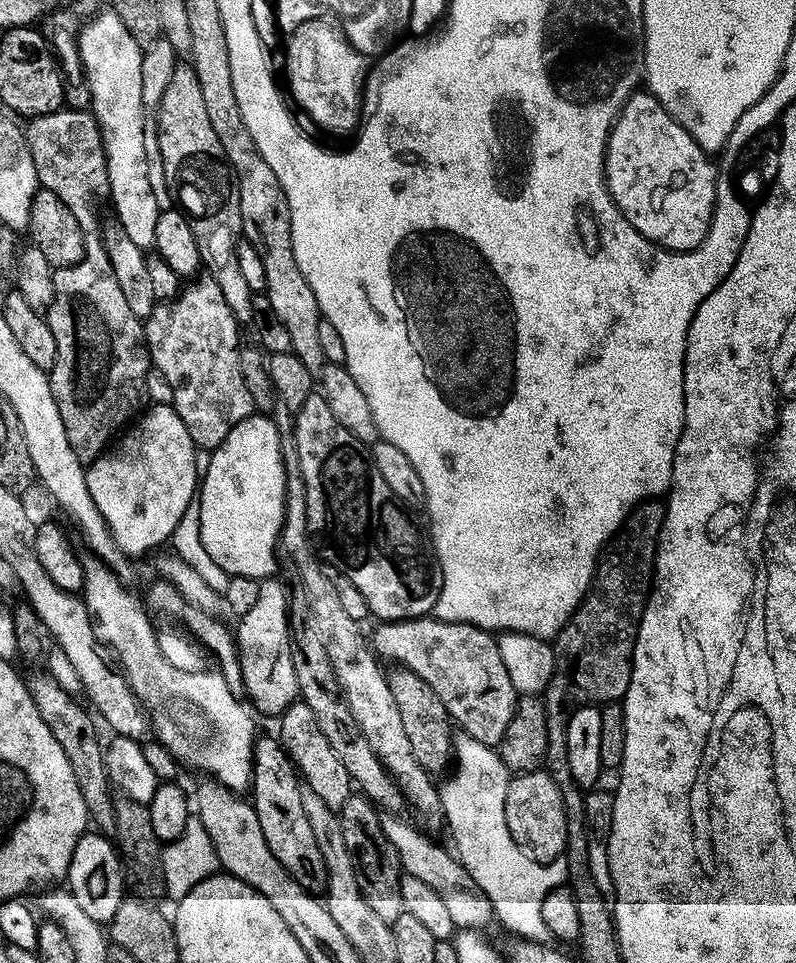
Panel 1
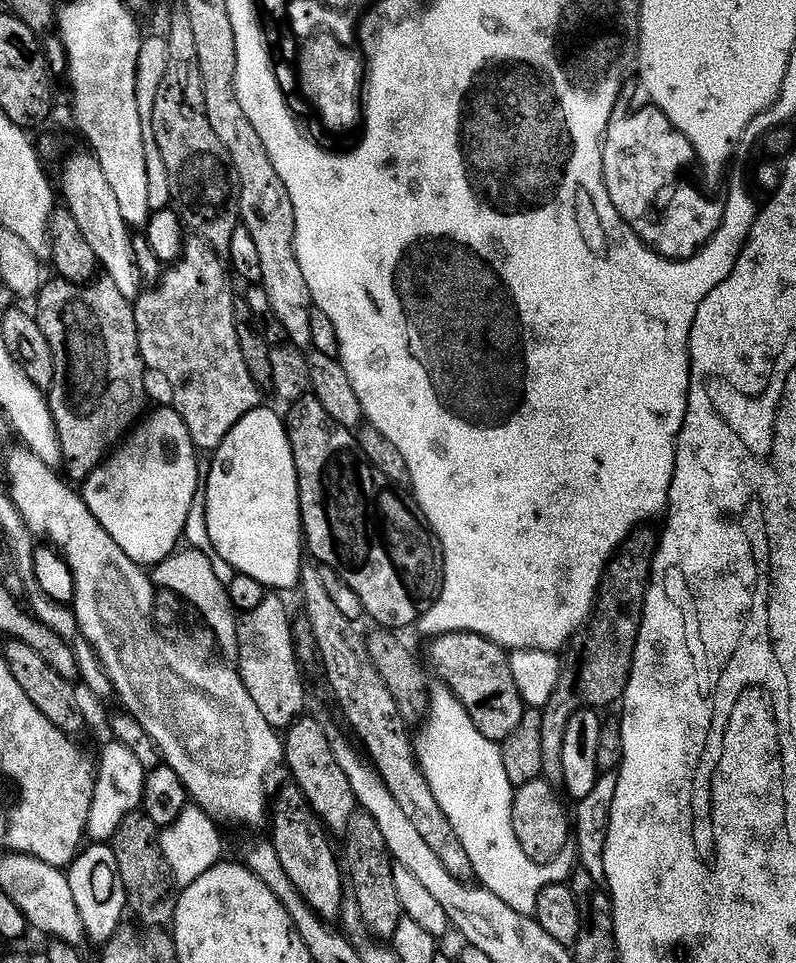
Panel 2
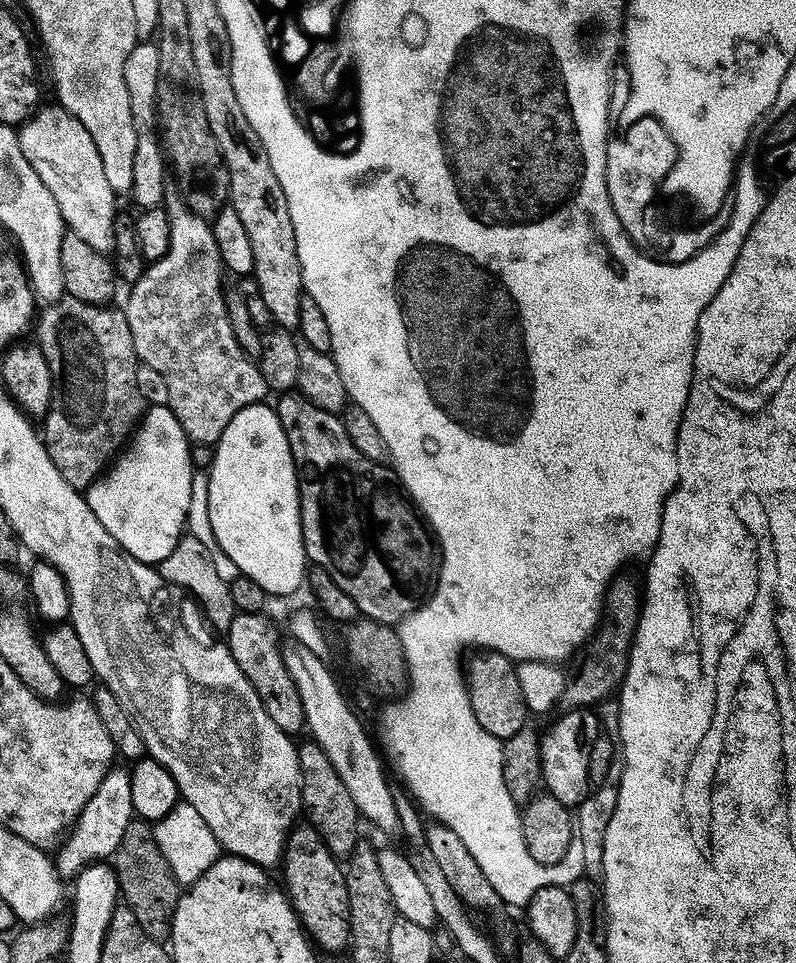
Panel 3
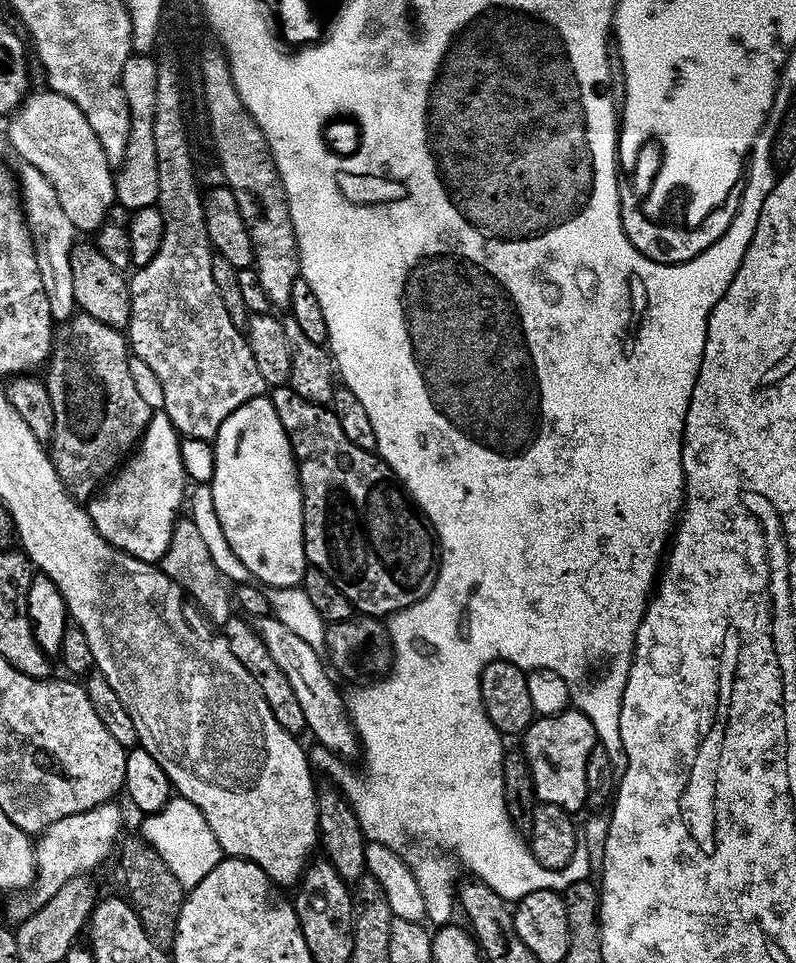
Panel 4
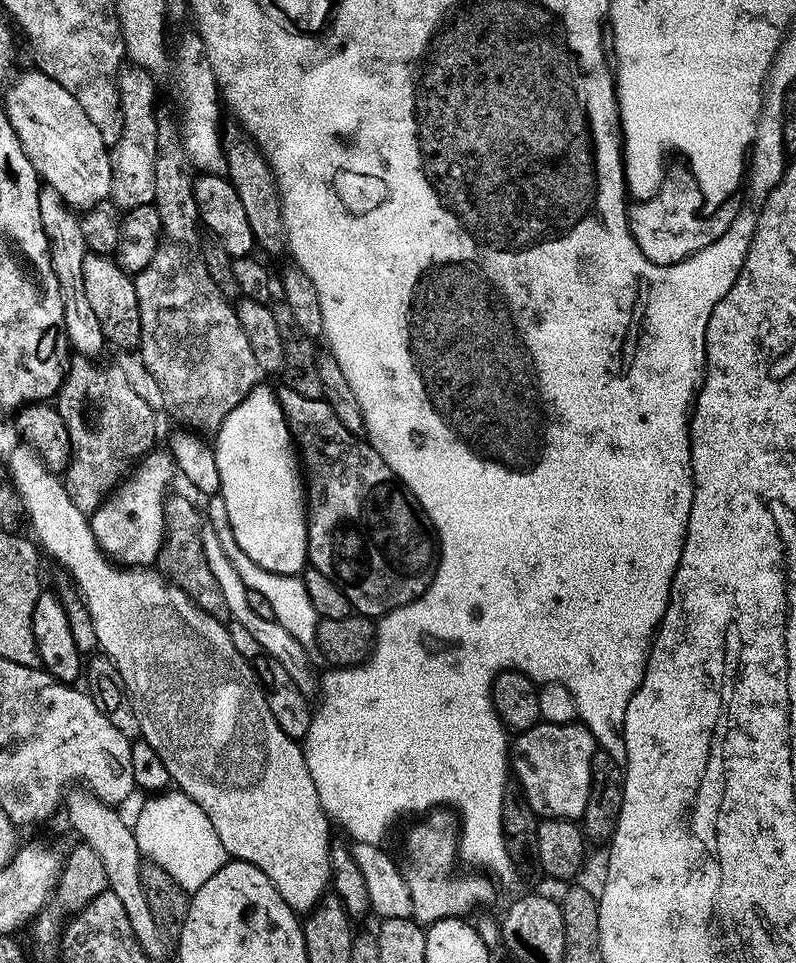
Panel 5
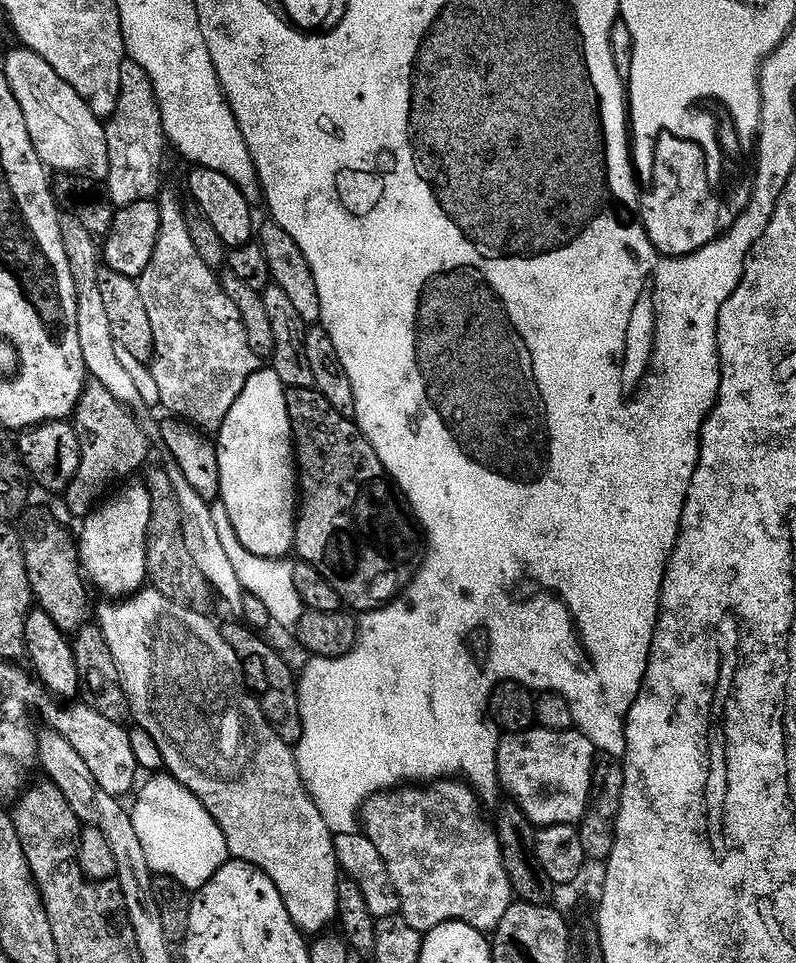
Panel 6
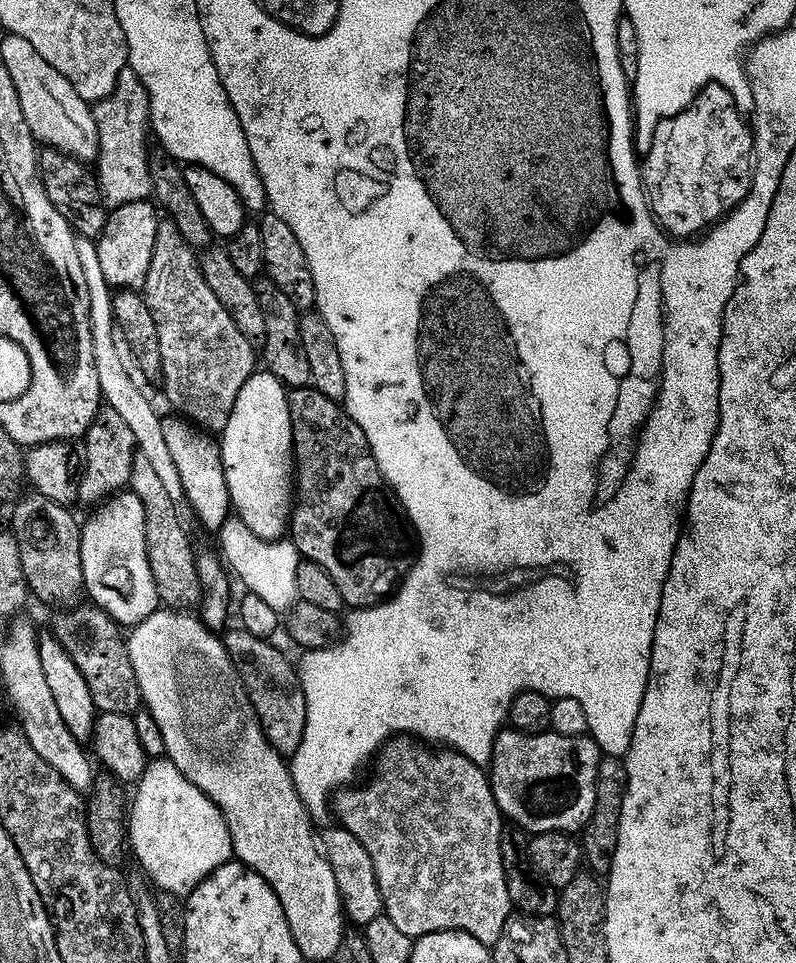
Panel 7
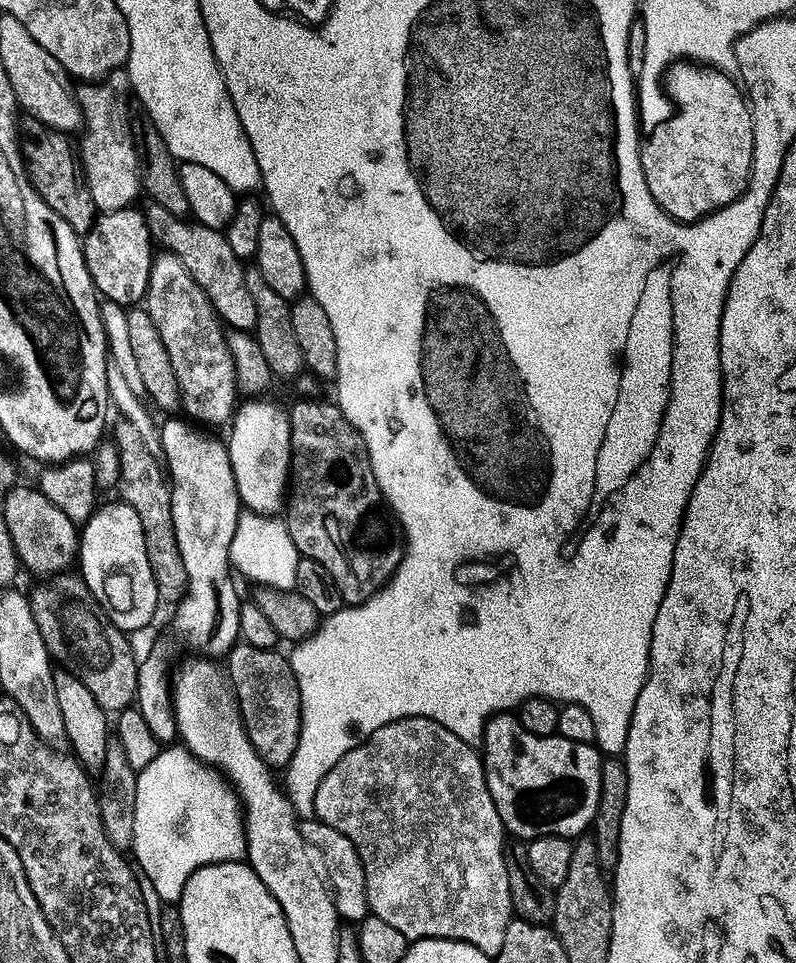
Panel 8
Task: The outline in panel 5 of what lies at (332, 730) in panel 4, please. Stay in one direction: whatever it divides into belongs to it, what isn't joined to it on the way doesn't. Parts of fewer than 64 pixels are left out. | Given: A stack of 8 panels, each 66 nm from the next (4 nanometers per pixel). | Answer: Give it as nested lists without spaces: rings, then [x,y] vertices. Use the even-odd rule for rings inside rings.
[[[213,531],[203,533],[203,553],[204,563],[208,570],[214,576],[214,581],[217,582],[218,590],[225,599],[225,608],[228,611],[231,623],[242,626],[254,638],[254,642],[258,642],[261,653],[263,655],[274,658],[278,662],[278,666],[282,666],[282,670],[286,670],[286,674],[290,674],[292,685],[301,692],[305,698],[312,698],[318,692],[318,676],[317,673],[312,673],[308,669],[309,649],[304,648],[302,643],[290,634],[285,627],[280,626],[276,619],[272,616],[263,616],[262,614],[254,614],[254,609],[251,608],[248,601],[249,590],[243,584],[242,578],[236,570],[234,570],[231,562],[225,558],[224,551]]]

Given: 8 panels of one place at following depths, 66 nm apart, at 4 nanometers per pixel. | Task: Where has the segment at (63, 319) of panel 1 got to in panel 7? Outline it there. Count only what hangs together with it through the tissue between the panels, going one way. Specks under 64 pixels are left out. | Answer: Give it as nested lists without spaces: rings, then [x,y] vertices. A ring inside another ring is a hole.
[[[104,406],[84,433],[82,443],[86,454],[86,466],[78,486],[78,500],[81,505],[84,503],[92,504],[88,506],[99,506],[108,497],[129,487],[131,466],[134,465],[137,454],[136,439],[123,418],[112,408]]]

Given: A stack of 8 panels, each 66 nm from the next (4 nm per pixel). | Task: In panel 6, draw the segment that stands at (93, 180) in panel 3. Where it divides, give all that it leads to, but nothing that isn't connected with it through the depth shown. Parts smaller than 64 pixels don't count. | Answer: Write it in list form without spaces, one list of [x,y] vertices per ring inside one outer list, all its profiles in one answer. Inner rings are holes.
[[[15,46],[4,56],[2,74],[22,110],[22,118],[26,118],[26,130],[32,139],[34,150],[44,167],[56,174],[71,174],[73,177],[89,176],[92,180],[103,181],[108,174],[108,151],[106,150],[106,134],[101,117],[95,116],[86,106],[86,102],[71,86],[29,48]]]

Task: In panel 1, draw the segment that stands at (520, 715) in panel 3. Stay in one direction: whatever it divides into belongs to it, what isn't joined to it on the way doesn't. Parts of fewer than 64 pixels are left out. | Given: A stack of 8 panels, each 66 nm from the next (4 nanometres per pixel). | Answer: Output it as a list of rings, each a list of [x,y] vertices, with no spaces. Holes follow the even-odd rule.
[[[431,615],[420,616],[416,620],[390,620],[375,626],[376,633],[373,636],[371,633],[370,647],[381,661],[396,660],[392,662],[418,674],[418,678],[422,678],[422,682],[426,682],[434,694],[438,694],[444,709],[463,735],[489,746],[499,745],[500,739],[506,734],[506,726],[510,726],[510,718],[514,718],[518,693],[502,662],[496,645],[497,637],[489,629],[479,628],[476,624],[437,620]]]

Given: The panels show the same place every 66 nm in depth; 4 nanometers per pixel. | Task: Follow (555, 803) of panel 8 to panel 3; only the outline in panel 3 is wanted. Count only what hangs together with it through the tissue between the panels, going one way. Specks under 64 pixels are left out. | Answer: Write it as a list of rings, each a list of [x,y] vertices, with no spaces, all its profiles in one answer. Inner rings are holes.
[[[591,707],[573,708],[563,713],[552,724],[552,729],[546,731],[540,737],[540,774],[543,787],[547,795],[558,798],[558,802],[569,806],[579,806],[584,797],[589,795],[590,781],[588,771],[590,770],[590,746],[594,746],[596,739],[602,735],[602,721]]]

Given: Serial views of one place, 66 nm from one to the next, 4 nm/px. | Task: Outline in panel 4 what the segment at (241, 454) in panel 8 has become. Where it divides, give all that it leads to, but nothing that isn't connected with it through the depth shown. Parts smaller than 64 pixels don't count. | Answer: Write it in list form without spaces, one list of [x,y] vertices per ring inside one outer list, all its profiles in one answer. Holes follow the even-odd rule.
[[[262,395],[238,406],[238,410],[222,422],[214,441],[214,451],[216,461],[211,483],[214,510],[218,514],[222,534],[226,542],[230,542],[230,550],[234,550],[242,566],[246,566],[249,577],[255,578],[261,585],[269,589],[297,587],[304,579],[306,567],[304,499],[300,493],[300,473],[296,471],[292,444],[282,422],[278,422],[278,410],[274,410],[271,399]]]

